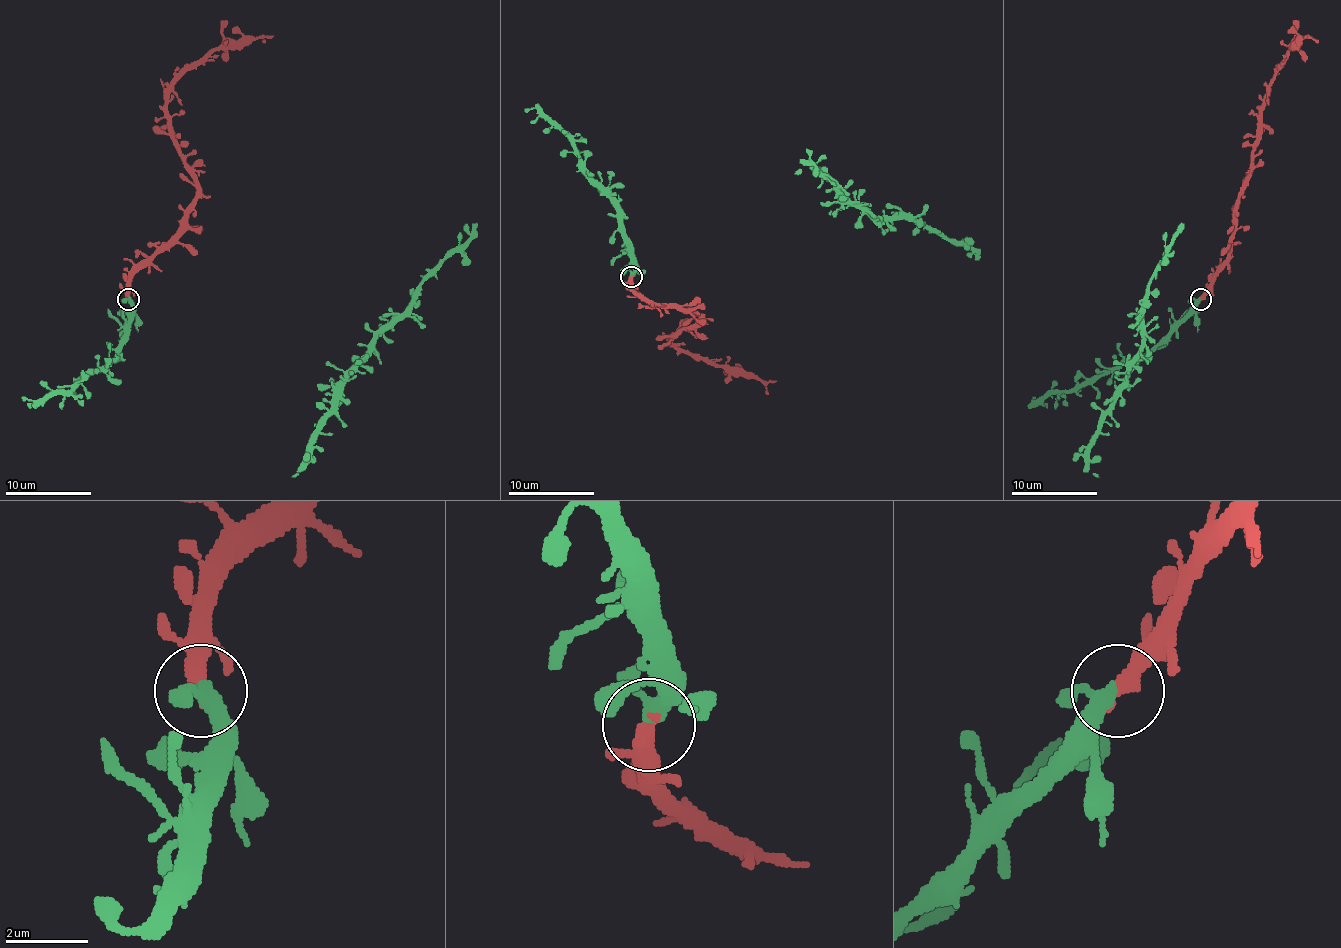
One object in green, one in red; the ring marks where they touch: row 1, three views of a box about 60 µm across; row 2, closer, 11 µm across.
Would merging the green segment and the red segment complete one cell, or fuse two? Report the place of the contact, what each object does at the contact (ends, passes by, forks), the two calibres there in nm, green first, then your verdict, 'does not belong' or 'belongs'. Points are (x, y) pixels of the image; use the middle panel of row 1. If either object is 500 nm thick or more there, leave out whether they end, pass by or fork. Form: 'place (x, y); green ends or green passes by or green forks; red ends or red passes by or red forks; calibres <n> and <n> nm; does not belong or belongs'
place (631, 276); green passes by; red ends; calibres 320 and 420 nm; belongs

